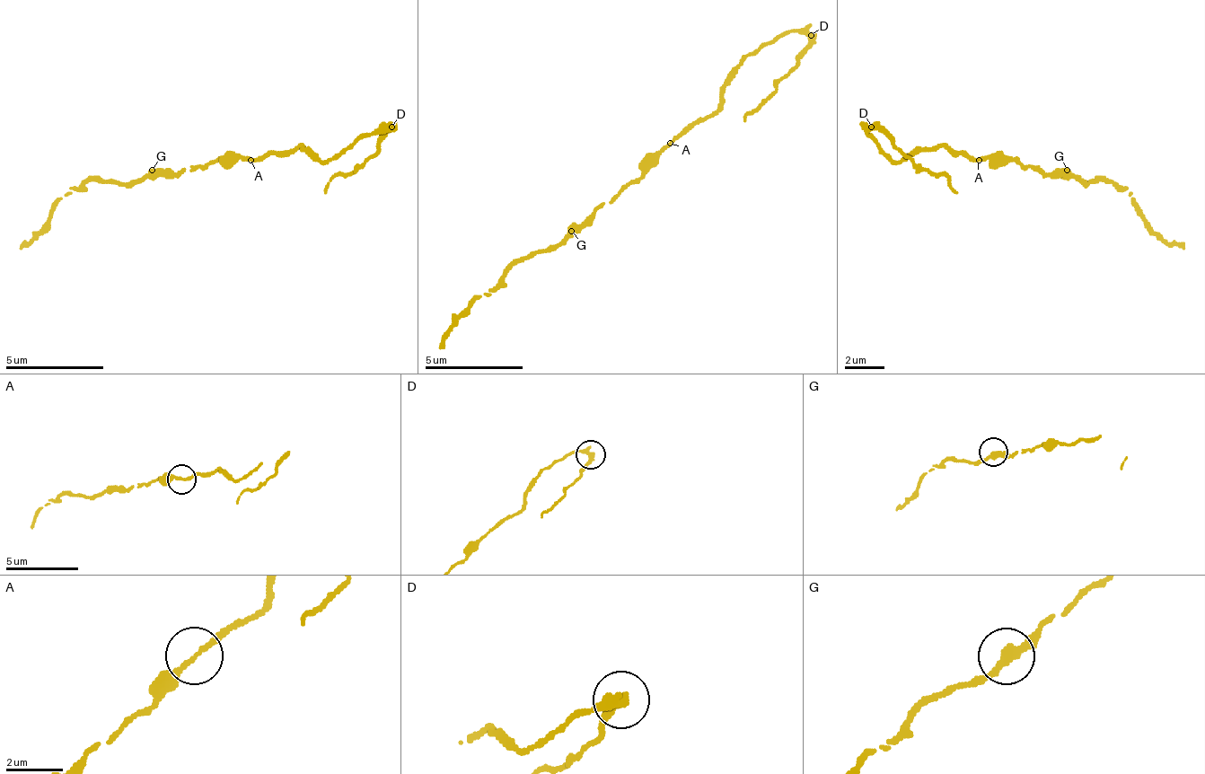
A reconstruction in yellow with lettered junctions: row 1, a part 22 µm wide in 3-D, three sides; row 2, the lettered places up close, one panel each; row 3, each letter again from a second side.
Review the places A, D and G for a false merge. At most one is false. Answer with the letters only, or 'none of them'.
D

